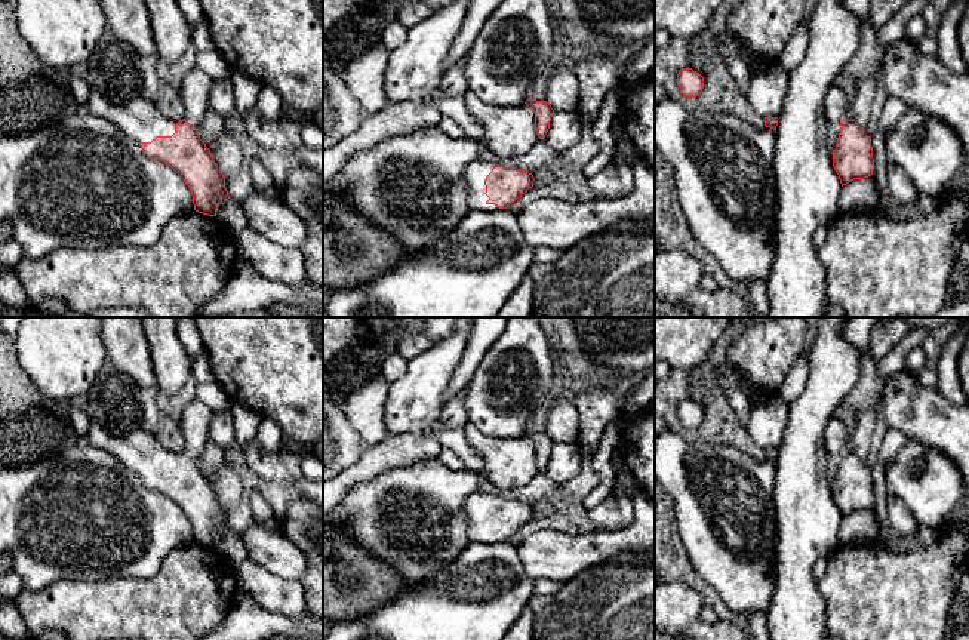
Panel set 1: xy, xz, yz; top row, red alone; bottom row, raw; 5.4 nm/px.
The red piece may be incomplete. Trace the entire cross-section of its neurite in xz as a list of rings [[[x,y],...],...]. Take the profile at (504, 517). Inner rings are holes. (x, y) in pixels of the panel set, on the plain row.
[[[487,492],[468,495],[464,514],[471,542],[507,541],[533,519],[533,507],[517,499],[502,499]]]

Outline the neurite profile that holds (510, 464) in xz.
[[[471,422],[464,427],[468,444],[484,461],[484,477],[504,490],[526,486],[536,476],[535,444],[526,436],[489,437]]]

